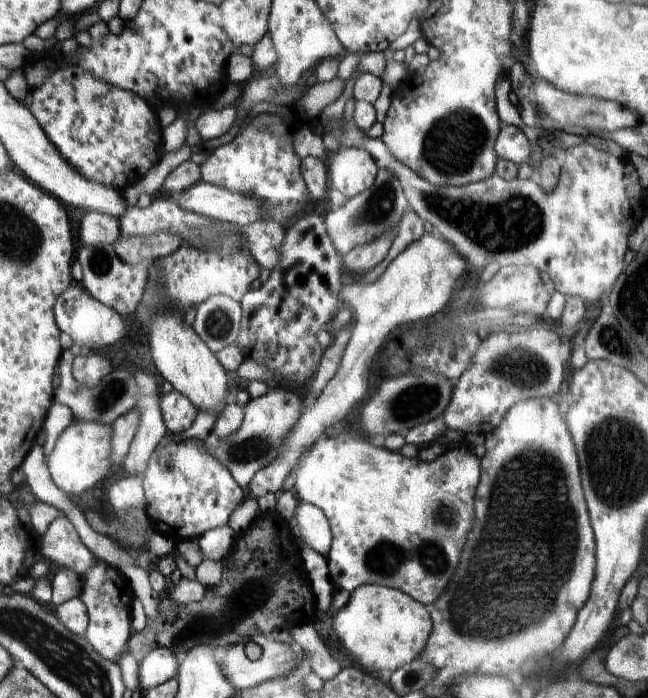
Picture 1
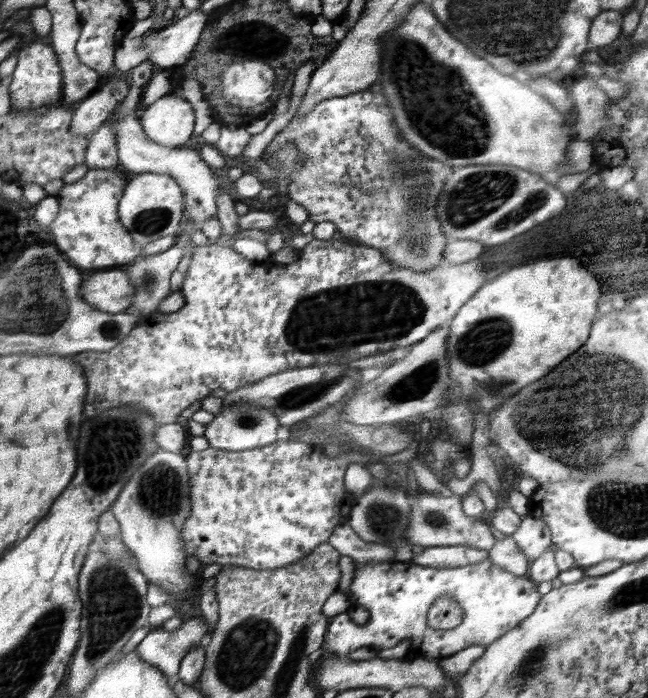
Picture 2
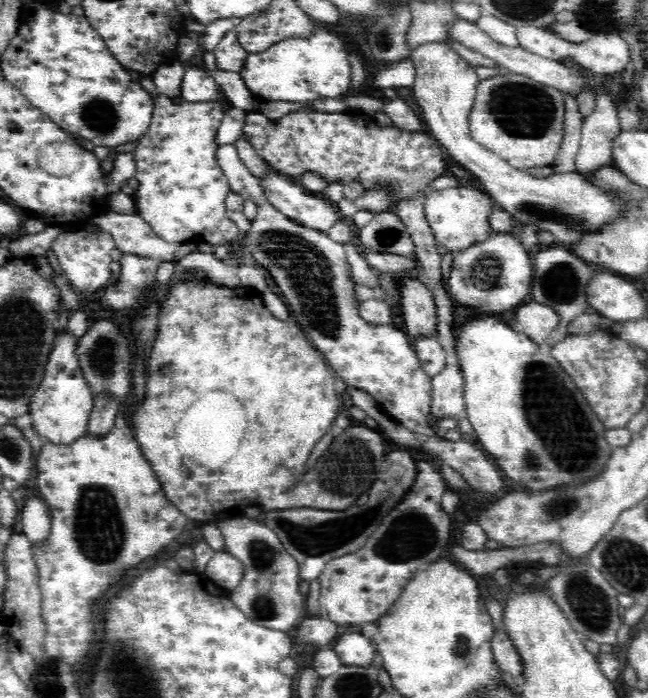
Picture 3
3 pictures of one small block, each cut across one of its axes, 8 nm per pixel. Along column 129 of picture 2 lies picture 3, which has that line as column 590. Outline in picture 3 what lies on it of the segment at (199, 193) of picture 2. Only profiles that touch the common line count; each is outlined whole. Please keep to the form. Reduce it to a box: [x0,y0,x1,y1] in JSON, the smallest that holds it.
[575,94,623,176]

